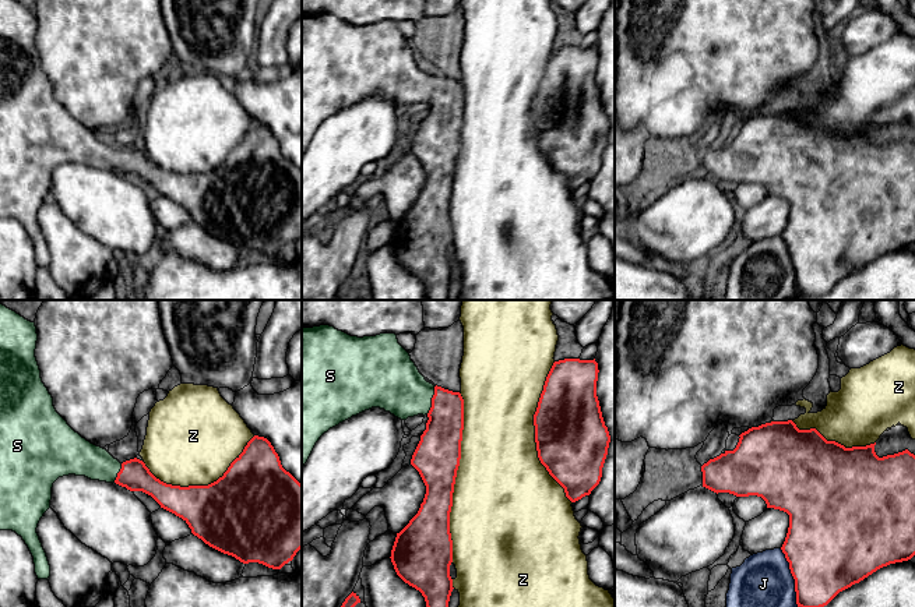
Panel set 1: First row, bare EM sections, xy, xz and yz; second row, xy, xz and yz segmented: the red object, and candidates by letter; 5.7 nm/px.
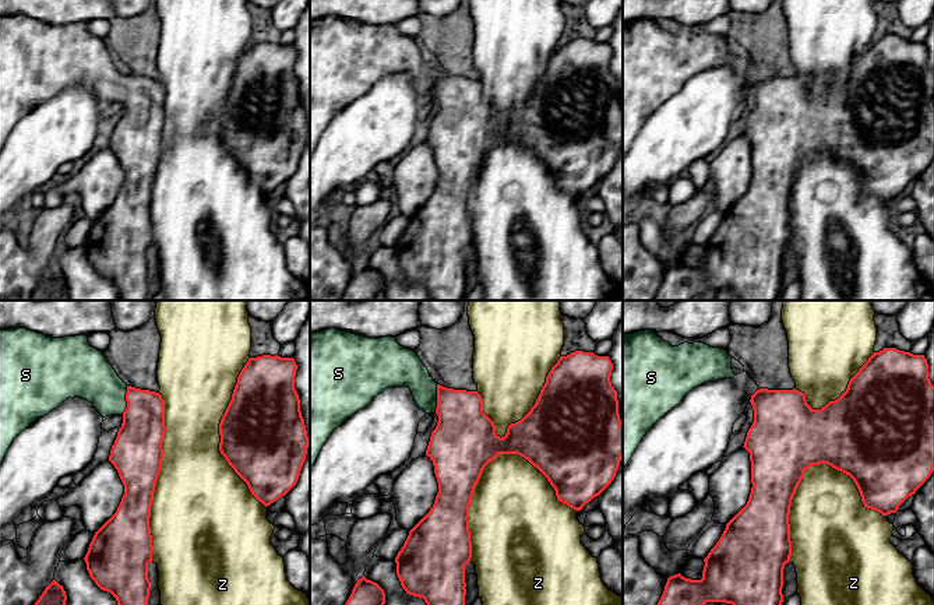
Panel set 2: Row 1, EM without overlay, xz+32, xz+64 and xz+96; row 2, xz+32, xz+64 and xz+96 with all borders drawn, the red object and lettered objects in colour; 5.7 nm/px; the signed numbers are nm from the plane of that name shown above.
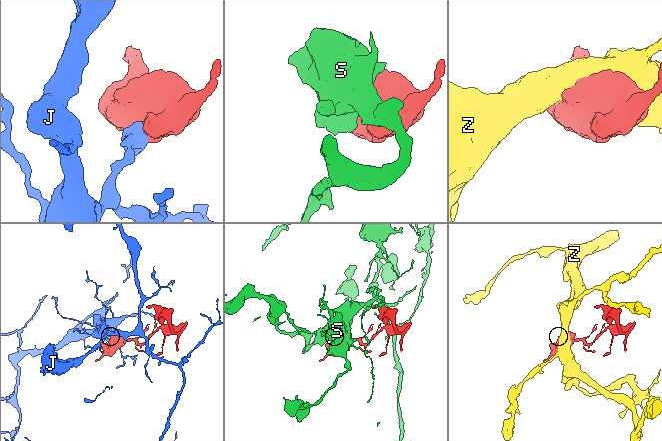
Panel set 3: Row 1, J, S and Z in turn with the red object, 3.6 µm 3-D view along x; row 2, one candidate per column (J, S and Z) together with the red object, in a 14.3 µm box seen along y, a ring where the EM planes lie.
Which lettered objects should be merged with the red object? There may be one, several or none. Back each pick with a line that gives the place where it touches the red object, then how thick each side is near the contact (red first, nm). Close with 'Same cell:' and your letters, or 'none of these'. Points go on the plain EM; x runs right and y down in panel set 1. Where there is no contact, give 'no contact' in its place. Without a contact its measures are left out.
S: meets red in xz at (432, 88); 240 nm thick on the red side, 320 nm on the other
Same cell: S

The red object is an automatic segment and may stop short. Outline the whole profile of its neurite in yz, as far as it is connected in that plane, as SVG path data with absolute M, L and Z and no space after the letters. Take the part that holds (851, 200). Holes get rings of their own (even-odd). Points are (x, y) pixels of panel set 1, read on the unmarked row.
M792 107L752 114L739 124L733 138L725 138L701 153L703 174L717 181L757 183L766 188L767 195L789 202L781 237L795 267L798 294L824 294L840 279L877 257L915 243L915 142L908 137L879 145L874 140L876 130L845 135L827 128L816 116L799 117Z

